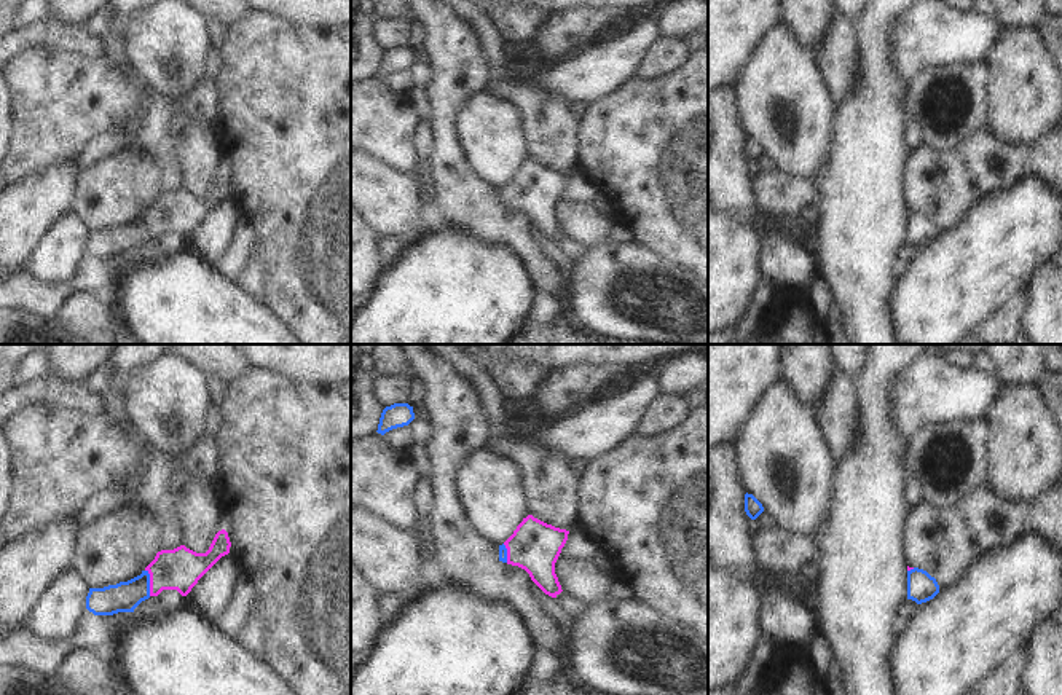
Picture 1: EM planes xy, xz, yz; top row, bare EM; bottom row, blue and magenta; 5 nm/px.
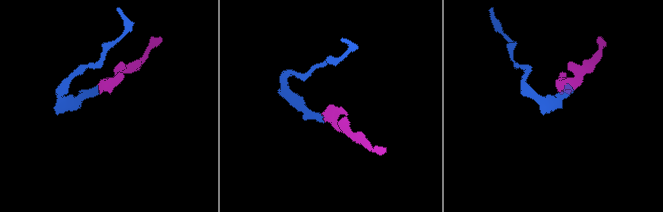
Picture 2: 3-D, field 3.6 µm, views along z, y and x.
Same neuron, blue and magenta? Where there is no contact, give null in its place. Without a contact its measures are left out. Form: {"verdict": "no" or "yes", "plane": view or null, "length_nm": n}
{"verdict": "yes", "plane": "xy", "length_nm": 140}

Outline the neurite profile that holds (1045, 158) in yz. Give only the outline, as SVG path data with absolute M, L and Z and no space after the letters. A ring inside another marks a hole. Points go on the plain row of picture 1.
M1062 124L1030 148L1024 171L1062 196Z

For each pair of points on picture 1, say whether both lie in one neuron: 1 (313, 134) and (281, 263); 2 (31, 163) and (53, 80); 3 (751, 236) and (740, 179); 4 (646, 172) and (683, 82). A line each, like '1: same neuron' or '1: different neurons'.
1: same neuron
2: same neuron
3: different neurons
4: same neuron

